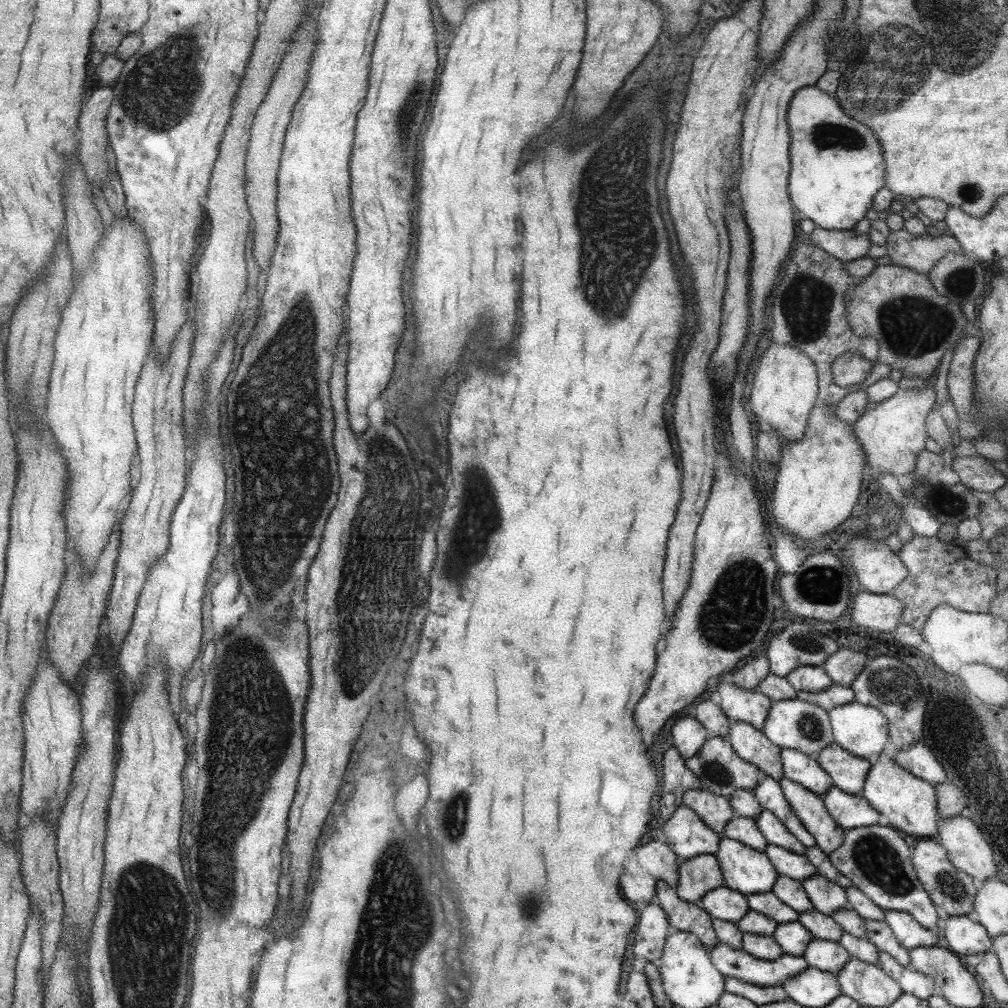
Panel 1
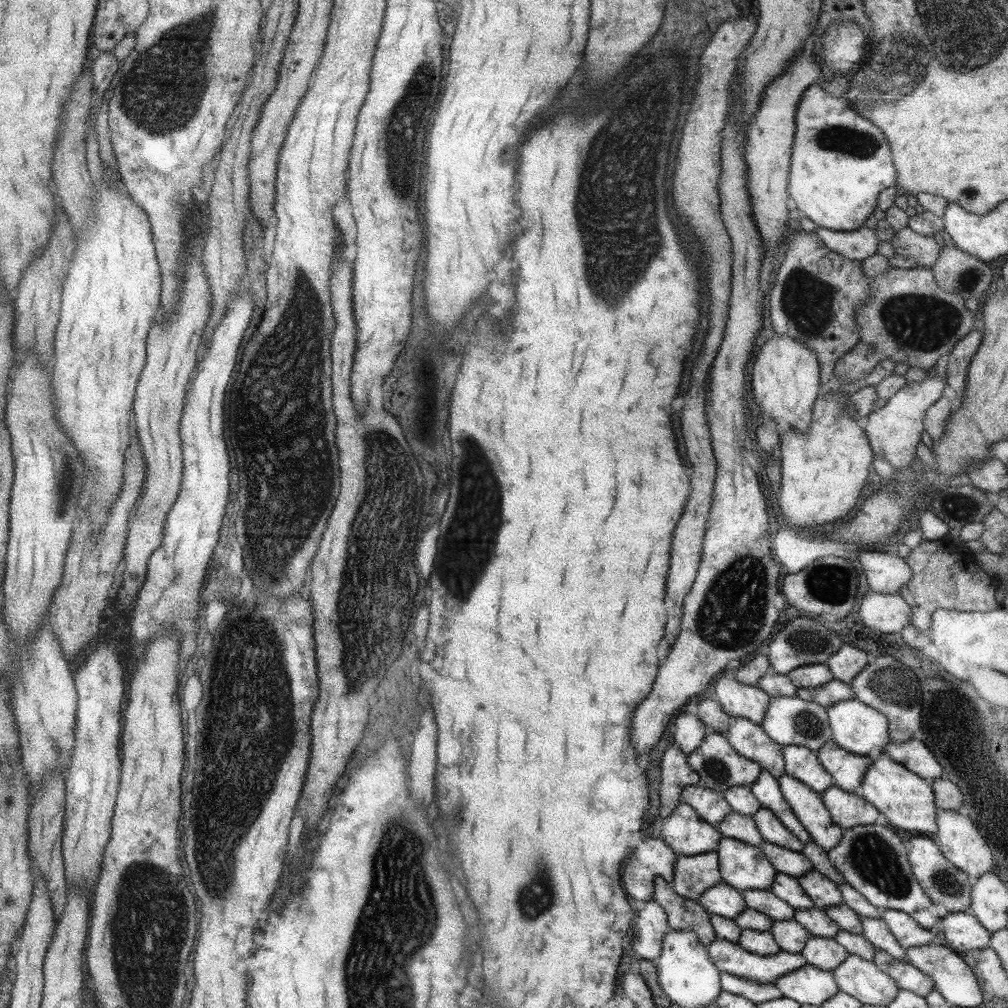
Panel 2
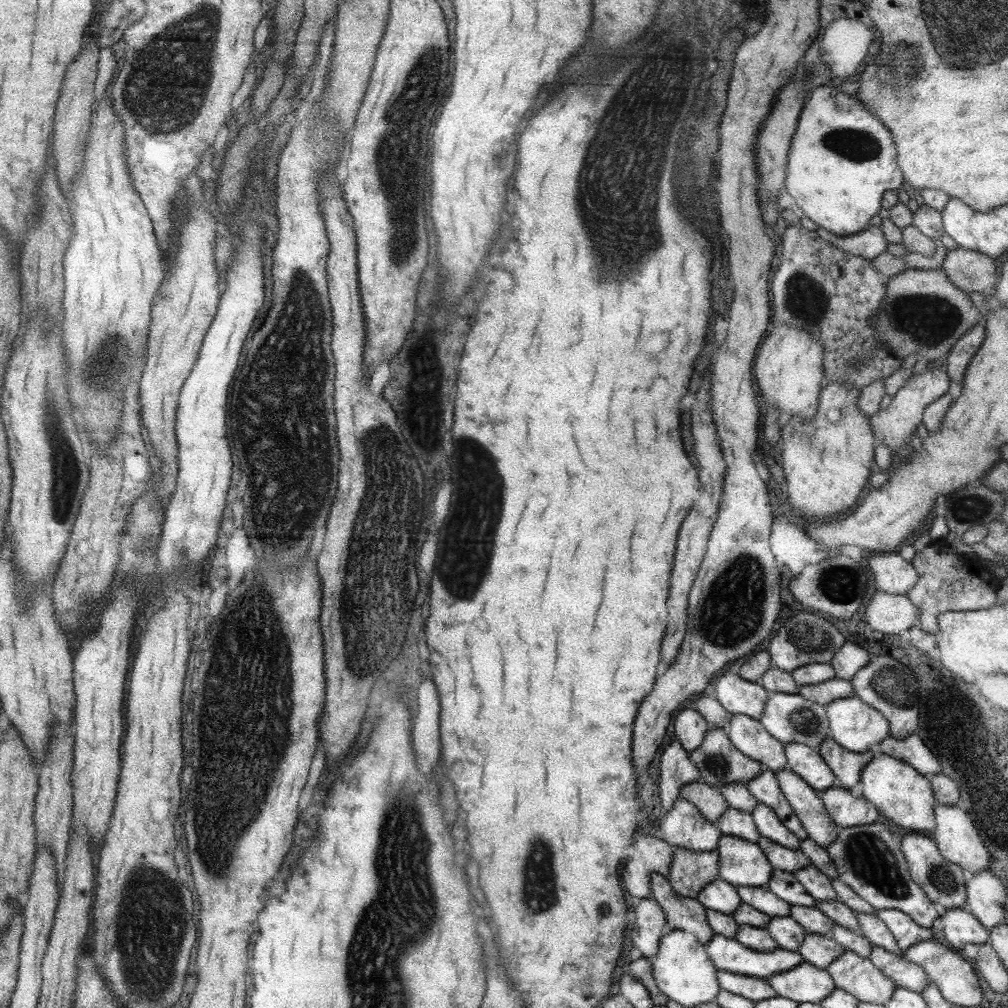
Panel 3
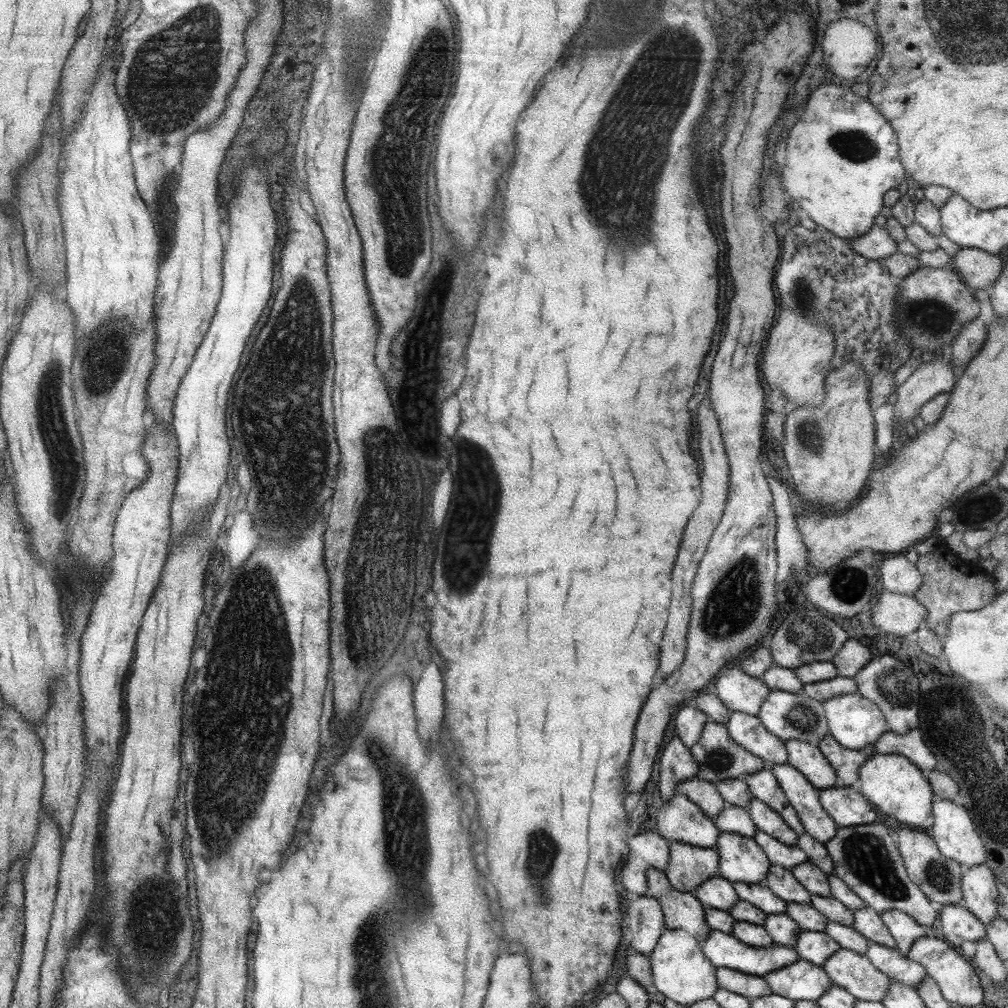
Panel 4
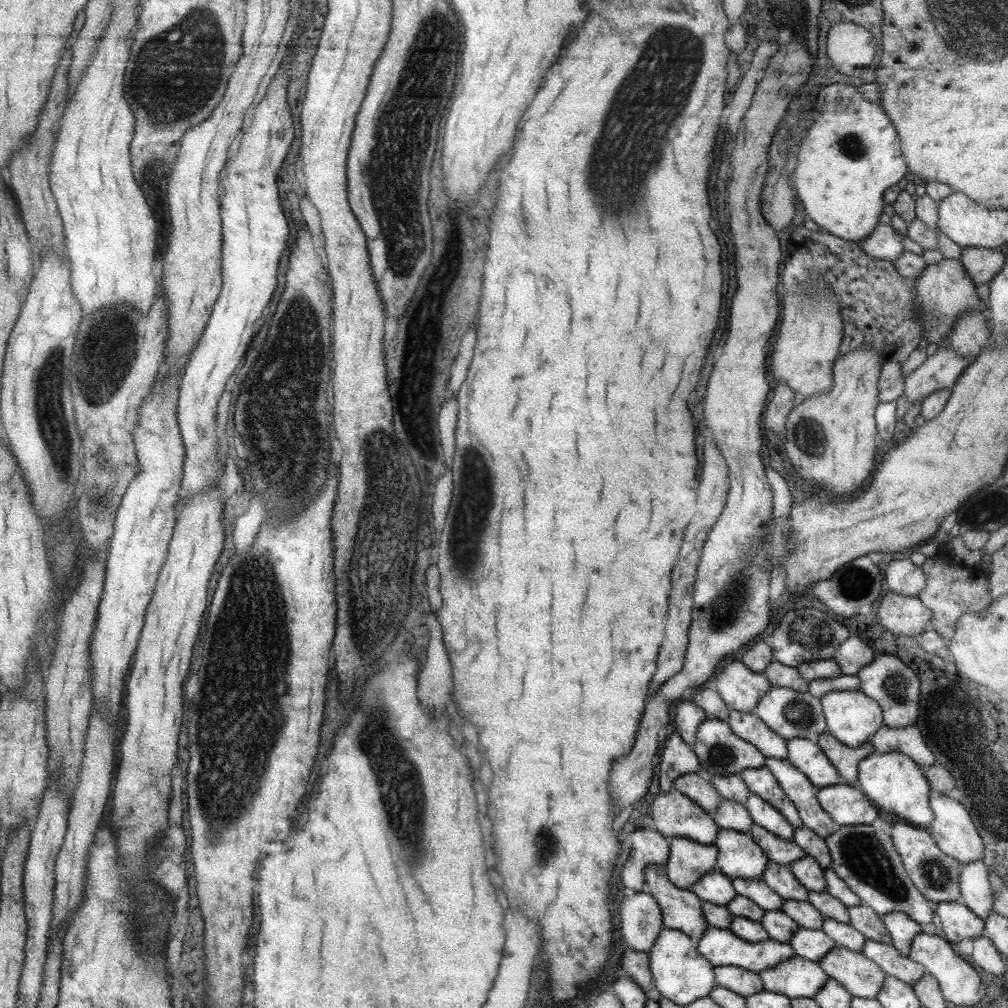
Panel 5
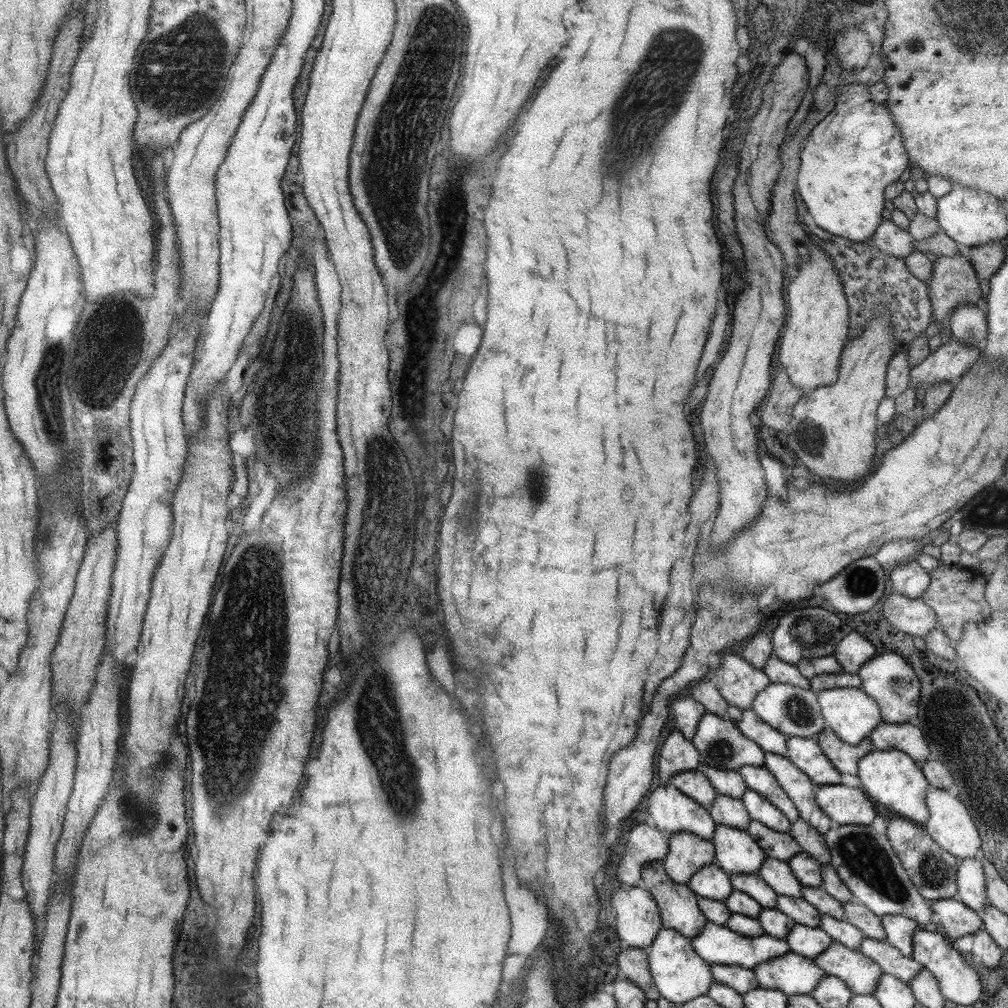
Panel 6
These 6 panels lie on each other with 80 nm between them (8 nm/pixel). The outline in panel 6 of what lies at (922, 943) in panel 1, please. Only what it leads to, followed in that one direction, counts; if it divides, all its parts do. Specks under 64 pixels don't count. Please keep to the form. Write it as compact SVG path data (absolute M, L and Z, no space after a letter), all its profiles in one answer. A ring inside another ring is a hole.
M883 915L880 919L885 931L885 942L897 948L903 956L911 957L912 935L920 926L903 915Z

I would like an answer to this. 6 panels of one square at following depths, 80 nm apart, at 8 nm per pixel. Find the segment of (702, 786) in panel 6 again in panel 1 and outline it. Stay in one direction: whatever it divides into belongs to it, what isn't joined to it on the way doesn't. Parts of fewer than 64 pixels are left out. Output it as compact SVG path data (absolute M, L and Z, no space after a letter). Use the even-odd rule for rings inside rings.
M703 789L686 790L682 796L682 805L691 809L707 828L720 836L727 821L735 816L728 797L716 796Z

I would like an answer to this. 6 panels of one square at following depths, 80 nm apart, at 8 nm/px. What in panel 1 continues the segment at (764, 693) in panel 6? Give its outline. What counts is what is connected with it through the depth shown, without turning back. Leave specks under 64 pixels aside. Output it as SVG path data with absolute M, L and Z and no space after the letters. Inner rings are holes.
M797 697L793 700L786 698L785 700L772 701L761 732L771 744L781 749L798 750L811 756L834 742L832 729L828 721L828 711L823 710L816 704L803 702Z

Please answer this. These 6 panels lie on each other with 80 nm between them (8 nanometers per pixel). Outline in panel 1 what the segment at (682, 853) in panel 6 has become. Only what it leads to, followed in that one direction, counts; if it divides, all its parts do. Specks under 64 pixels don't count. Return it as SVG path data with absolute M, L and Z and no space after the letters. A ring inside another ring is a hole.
M697 855L678 861L678 881L675 892L681 900L698 904L706 892L723 884L721 867L715 855Z

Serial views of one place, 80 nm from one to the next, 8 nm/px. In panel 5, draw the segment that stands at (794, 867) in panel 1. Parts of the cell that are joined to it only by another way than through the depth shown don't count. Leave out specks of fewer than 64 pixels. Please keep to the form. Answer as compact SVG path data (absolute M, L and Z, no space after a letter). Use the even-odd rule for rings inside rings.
M752 823L749 834L752 836L753 842L761 848L771 862L789 865L794 860L799 860L806 855L805 851L792 840L779 838L758 824Z

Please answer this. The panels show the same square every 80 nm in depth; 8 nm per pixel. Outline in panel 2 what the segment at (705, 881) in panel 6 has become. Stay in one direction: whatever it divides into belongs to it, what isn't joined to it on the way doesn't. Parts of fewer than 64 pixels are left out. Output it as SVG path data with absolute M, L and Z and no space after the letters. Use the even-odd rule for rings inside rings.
M718 882L704 890L697 900L708 913L734 920L744 911L746 904L742 891Z

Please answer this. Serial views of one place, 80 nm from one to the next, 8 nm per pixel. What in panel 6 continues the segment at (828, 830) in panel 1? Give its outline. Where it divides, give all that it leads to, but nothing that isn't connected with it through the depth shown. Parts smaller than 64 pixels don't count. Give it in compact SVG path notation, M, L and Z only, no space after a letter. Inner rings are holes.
M765 752L763 766L785 791L801 820L822 835L833 826L832 820L815 804L815 786L787 757Z

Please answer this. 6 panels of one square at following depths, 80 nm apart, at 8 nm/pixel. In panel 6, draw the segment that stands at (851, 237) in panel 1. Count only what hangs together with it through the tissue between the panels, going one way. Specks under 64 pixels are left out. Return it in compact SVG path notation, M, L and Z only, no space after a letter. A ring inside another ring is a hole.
M883 219L870 240L871 245L877 247L877 251L895 258L904 258L915 251L909 232L899 229L891 220Z

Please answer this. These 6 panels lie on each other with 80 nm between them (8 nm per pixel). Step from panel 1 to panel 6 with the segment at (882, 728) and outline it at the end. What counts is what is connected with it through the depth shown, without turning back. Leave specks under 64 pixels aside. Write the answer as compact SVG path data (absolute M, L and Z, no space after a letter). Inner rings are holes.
M829 688L815 694L824 718L824 727L849 746L861 742L882 721L877 703L866 696L860 688Z

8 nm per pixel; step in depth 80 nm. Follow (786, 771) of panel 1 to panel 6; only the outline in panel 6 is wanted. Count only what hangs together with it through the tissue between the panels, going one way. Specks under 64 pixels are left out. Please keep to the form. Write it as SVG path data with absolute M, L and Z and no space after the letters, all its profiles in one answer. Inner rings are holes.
M789 736L786 745L784 756L806 774L814 786L839 784L841 773L835 770L816 742L810 738Z

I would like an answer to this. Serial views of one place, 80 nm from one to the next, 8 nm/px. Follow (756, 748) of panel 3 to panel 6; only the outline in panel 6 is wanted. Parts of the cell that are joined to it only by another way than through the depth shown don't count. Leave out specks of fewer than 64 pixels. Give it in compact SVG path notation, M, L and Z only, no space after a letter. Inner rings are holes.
M729 705L725 717L733 723L733 727L737 728L741 735L758 744L764 753L772 752L781 756L786 753L788 737L760 720L754 710L750 708L741 710Z

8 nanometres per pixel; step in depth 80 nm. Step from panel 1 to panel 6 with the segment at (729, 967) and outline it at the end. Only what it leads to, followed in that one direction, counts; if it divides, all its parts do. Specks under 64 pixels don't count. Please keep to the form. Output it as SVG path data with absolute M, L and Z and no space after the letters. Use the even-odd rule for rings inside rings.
M706 921L704 927L690 941L695 954L703 959L707 964L731 964L733 966L742 966L752 970L760 962L769 959L775 959L785 952L789 952L789 947L785 939L779 940L765 933L761 936L741 936L725 925L717 926L712 922Z

